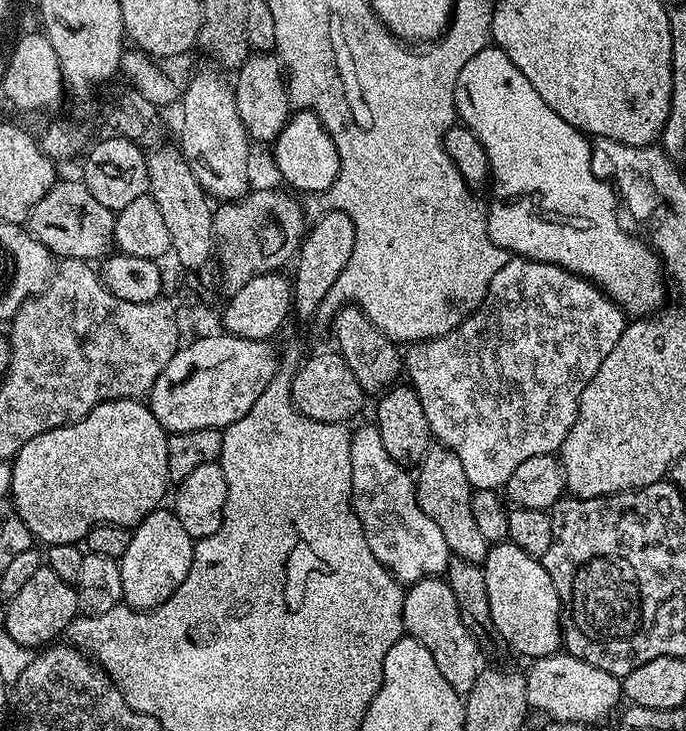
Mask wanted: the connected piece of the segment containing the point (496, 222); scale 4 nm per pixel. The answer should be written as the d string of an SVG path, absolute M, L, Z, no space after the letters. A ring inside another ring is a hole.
M495 46L483 48L462 66L454 102L459 123L482 142L482 150L486 150L490 162L492 201L486 204L486 215L488 233L494 243L513 257L562 266L576 276L591 280L629 317L653 315L664 300L666 273L662 261L645 241L643 244L638 237L620 228L622 212L618 207L618 193L607 179L597 176L592 169L589 137L570 126L566 118L558 118L558 114L542 102L542 94L530 86L530 78Z

